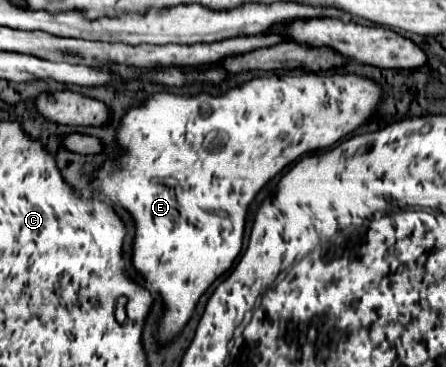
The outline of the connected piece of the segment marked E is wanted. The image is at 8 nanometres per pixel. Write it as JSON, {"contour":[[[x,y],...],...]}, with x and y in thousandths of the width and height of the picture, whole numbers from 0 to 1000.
{"contour":[[[677,202],[677,207],[587,207],[587,213],[570,213],[534,240],[511,245],[507,256],[493,262],[471,262],[462,251],[439,256],[439,262],[395,262],[395,256],[345,256],[336,272],[327,272],[318,289],[291,294],[283,305],[283,316],[274,322],[274,338],[265,349],[265,392],[274,403],[283,403],[283,420],[256,441],[233,447],[220,463],[215,480],[215,523],[229,529],[238,545],[247,545],[260,561],[283,567],[305,605],[305,643],[300,643],[300,698],[296,698],[296,719],[309,736],[309,747],[332,768],[341,796],[359,796],[368,823],[372,823],[372,856],[354,883],[354,932],[372,937],[377,926],[386,926],[390,916],[399,916],[408,905],[408,894],[417,888],[417,877],[426,872],[435,834],[444,823],[444,812],[457,801],[457,790],[502,741],[520,725],[525,703],[538,692],[543,676],[543,643],[547,643],[547,594],[552,594],[552,572],[561,561],[561,550],[570,545],[570,534],[587,518],[587,507],[619,480],[637,452],[646,452],[650,441],[659,441],[664,431],[673,431],[682,414],[695,409],[713,409],[713,403],[735,403],[744,398],[753,381],[762,381],[767,371],[776,371],[780,360],[789,360],[794,349],[812,343],[839,305],[843,289],[852,278],[857,262],[857,240],[812,207],[798,202]]]}

